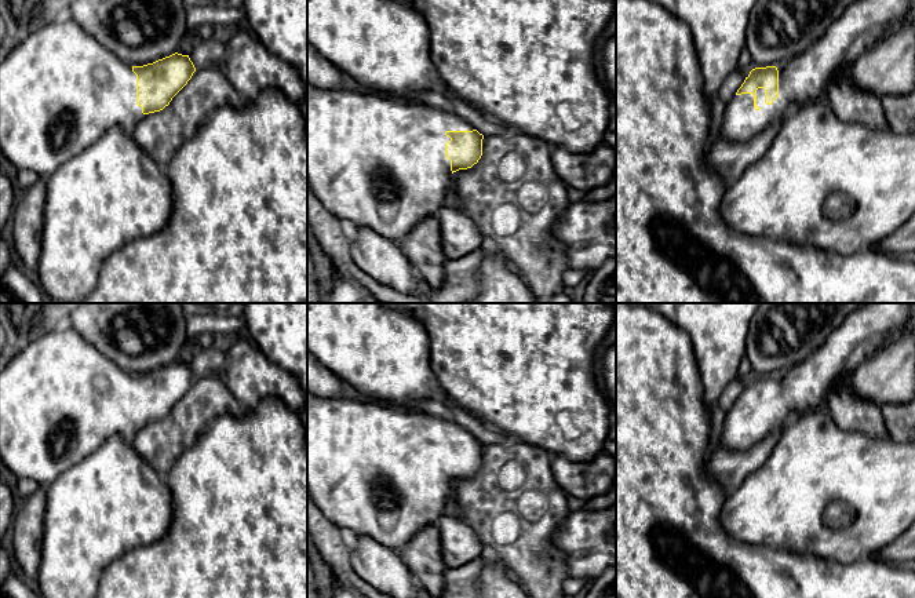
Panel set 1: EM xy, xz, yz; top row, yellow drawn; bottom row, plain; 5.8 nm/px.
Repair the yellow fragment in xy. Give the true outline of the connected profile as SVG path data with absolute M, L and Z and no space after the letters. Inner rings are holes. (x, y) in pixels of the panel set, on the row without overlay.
M69 324L29 343L0 372L0 466L18 478L48 486L62 473L101 448L112 435L132 442L149 422L160 420L187 393L196 376L189 364L172 362L153 372L131 375L85 342Z

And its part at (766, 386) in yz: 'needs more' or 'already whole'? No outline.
needs more

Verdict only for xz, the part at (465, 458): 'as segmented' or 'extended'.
extended

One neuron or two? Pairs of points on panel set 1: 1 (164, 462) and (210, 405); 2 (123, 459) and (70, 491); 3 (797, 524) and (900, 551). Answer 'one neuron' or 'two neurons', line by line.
1: one neuron
2: one neuron
3: two neurons

